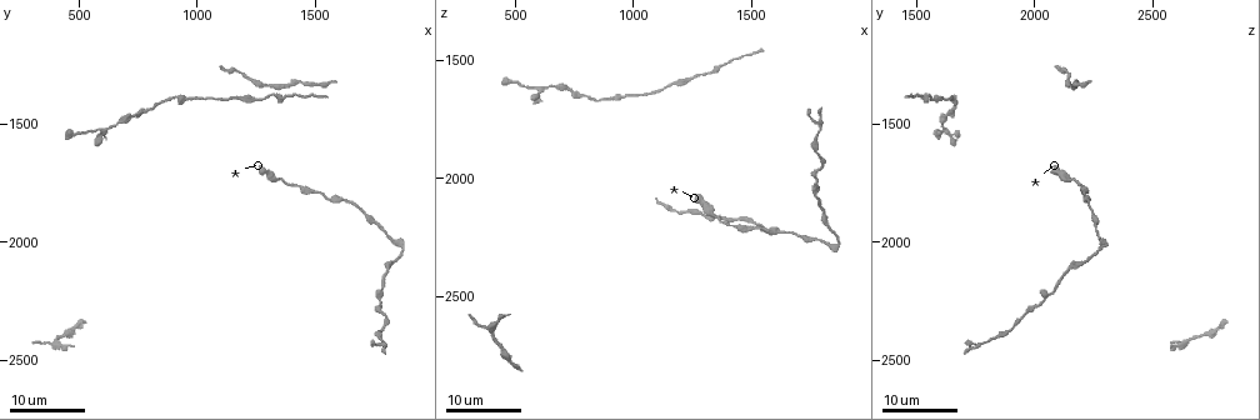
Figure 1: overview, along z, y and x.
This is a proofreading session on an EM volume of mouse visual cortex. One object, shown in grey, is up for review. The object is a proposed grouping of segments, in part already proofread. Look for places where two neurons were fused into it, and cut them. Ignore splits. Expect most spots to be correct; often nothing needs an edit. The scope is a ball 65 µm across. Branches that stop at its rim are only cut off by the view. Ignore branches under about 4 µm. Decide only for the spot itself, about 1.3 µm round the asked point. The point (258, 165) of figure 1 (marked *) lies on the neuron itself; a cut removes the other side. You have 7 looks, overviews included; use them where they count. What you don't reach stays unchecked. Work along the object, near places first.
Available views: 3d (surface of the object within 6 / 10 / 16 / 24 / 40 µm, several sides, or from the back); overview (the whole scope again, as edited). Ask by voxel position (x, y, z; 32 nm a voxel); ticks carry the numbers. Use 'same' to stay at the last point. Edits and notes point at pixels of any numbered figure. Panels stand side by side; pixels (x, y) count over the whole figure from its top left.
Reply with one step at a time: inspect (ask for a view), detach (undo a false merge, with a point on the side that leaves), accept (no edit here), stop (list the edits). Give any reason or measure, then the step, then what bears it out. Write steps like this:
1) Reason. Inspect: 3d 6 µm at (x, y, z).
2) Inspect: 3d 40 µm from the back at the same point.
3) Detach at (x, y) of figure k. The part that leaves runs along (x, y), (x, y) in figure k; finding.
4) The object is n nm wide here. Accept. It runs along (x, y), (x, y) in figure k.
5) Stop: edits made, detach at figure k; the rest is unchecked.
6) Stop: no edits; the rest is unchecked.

Inspect: 3d 16 µm at (1270, 1330, 2140).

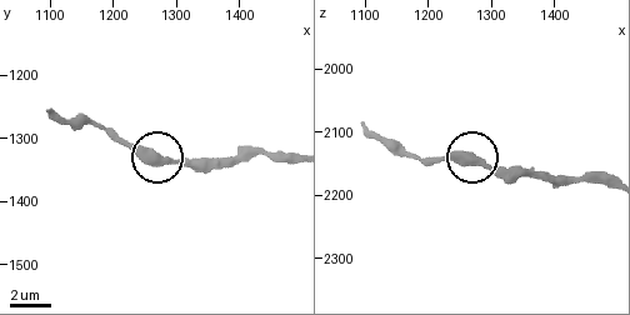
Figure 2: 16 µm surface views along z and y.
Inspect: 3d 10 µm at (1265, 1330, 2140).

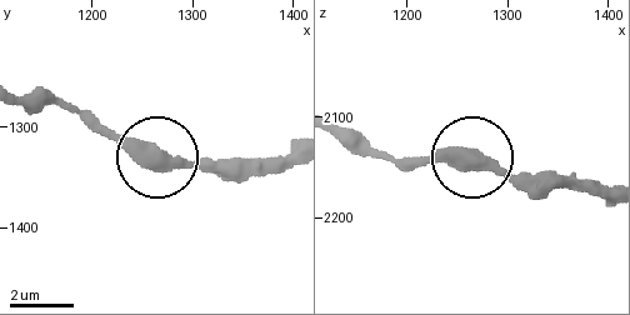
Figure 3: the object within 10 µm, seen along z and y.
Accept. One neuron here.

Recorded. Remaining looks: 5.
Inspect: 3d 16 µm at (1020, 1390, 1650).

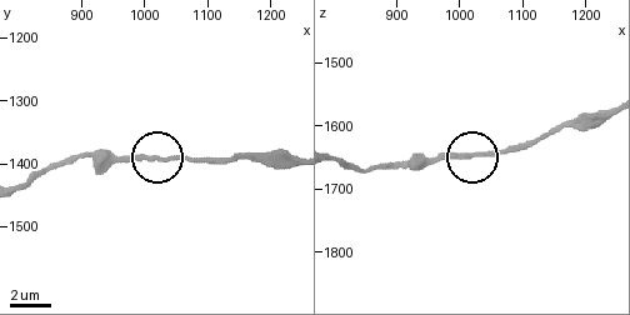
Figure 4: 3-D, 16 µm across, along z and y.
Inspect: 3d 6 µm at (1020, 1390, 1650).

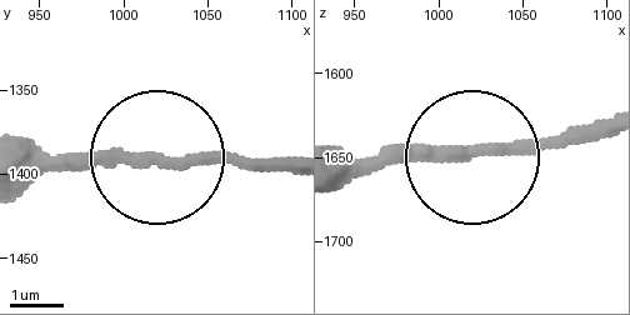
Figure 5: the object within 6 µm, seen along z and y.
The side arm is 20 µm long. Accept. All the same neuron.

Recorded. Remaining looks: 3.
Calibre changes. Inspect: 3d 24 µm at (1240, 1390, 1570).

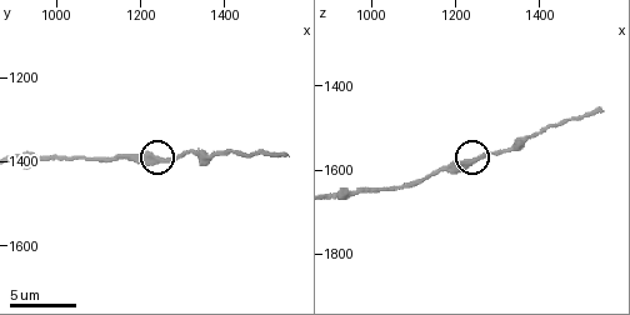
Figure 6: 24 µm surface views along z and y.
Inspect: 3d 6 µm at (1250, 1395, 1575).

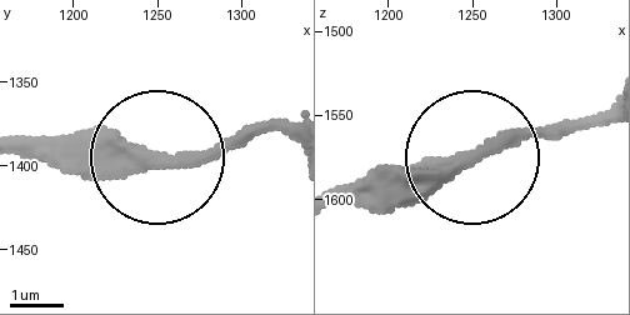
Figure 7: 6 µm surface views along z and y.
The object is 350 nm wide here. Accept. All the same neuron.

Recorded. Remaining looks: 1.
Stop: no edits; the rest is unchecked.

